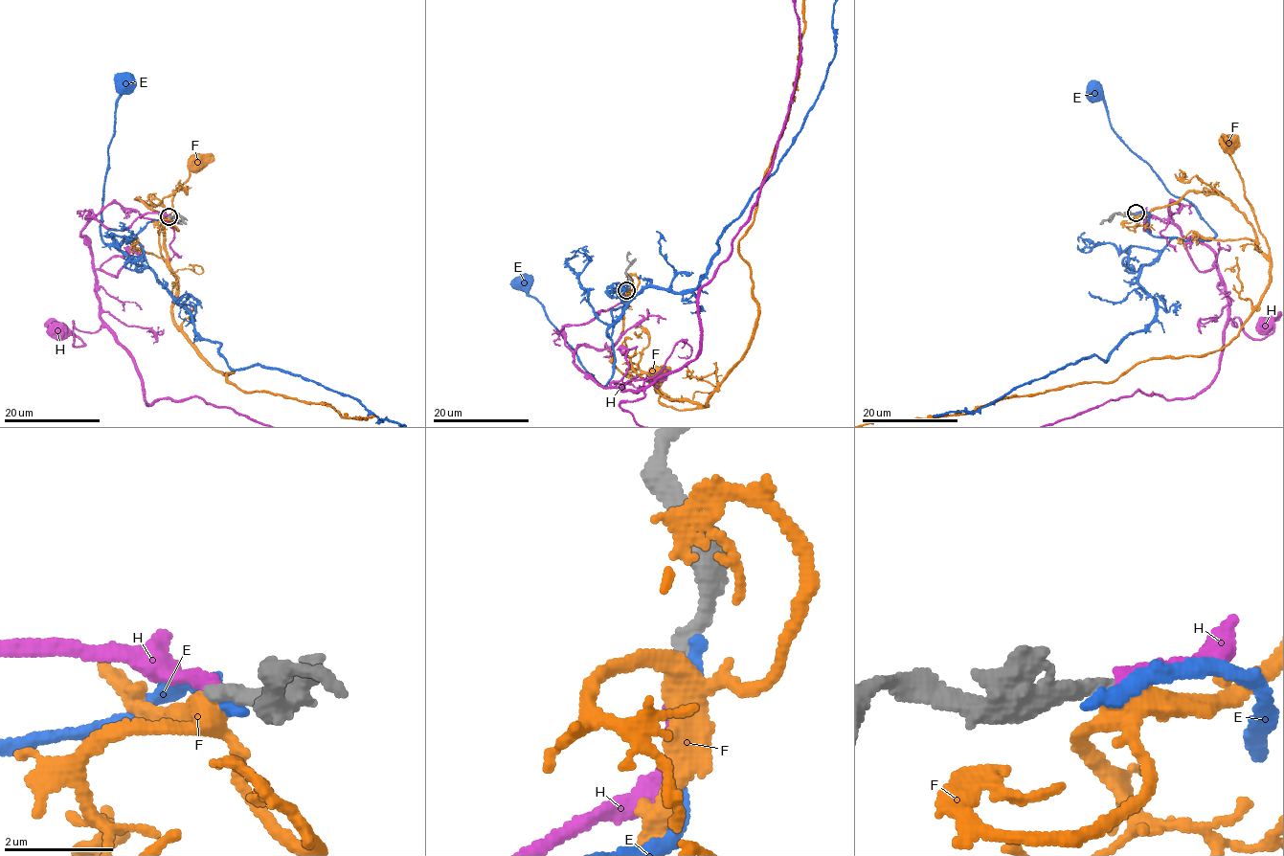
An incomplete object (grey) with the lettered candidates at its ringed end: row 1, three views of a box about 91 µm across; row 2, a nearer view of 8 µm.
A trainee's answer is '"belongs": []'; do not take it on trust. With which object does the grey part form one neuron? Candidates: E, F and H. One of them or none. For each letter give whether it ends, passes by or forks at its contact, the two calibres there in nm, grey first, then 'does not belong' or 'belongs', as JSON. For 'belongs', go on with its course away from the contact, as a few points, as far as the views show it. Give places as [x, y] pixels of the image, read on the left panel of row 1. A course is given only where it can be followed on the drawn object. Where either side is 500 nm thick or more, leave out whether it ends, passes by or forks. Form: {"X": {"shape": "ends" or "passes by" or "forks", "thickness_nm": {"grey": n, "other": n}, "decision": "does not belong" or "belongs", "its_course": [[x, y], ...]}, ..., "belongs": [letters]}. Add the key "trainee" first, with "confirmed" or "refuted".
{"trainee": "confirmed", "E": {"shape": "ends", "thickness_nm": {"grey": 360, "other": 320}, "decision": "does not belong"}, "F": {"shape": "forks", "thickness_nm": {"grey": 280, "other": 360}, "decision": "does not belong"}, "H": {"shape": "ends", "thickness_nm": {"grey": 280, "other": 240}, "decision": "does not belong"}, "belongs": []}

